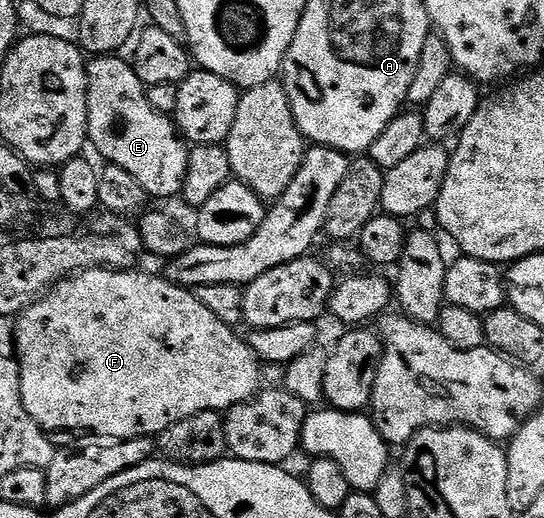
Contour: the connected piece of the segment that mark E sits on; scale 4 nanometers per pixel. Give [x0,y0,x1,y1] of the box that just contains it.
[87,57,189,199]

